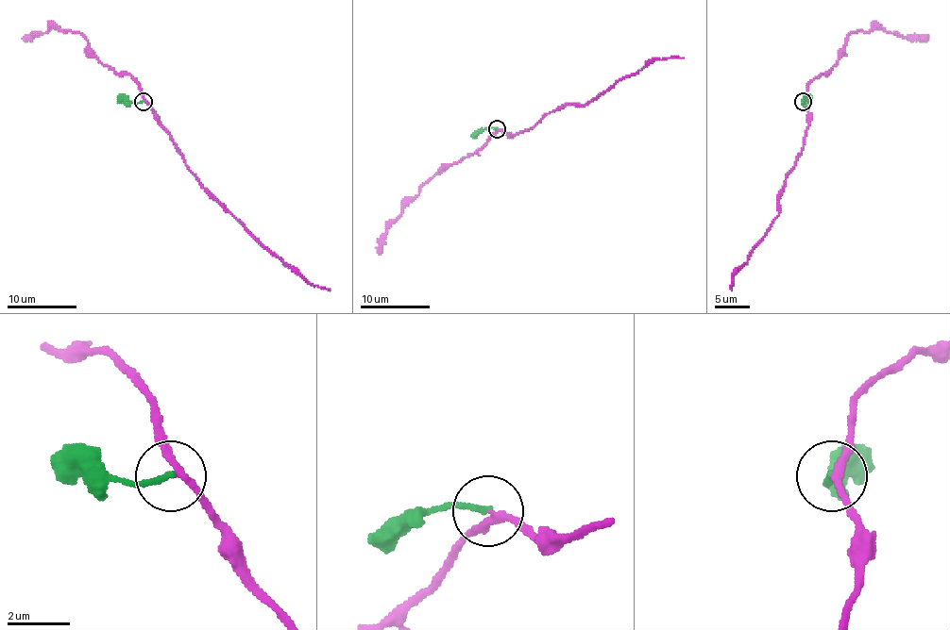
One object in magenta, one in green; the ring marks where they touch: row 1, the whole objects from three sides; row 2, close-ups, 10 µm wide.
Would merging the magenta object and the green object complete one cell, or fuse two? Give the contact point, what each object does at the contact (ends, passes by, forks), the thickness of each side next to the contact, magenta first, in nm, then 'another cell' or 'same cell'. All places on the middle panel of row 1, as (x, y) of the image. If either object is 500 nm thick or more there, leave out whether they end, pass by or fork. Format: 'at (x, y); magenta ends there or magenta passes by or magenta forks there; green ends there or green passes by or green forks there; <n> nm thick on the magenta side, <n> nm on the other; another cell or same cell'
at (497, 128); magenta passes by; green ends there; 200 nm thick on the magenta side, 170 nm on the other; same cell

